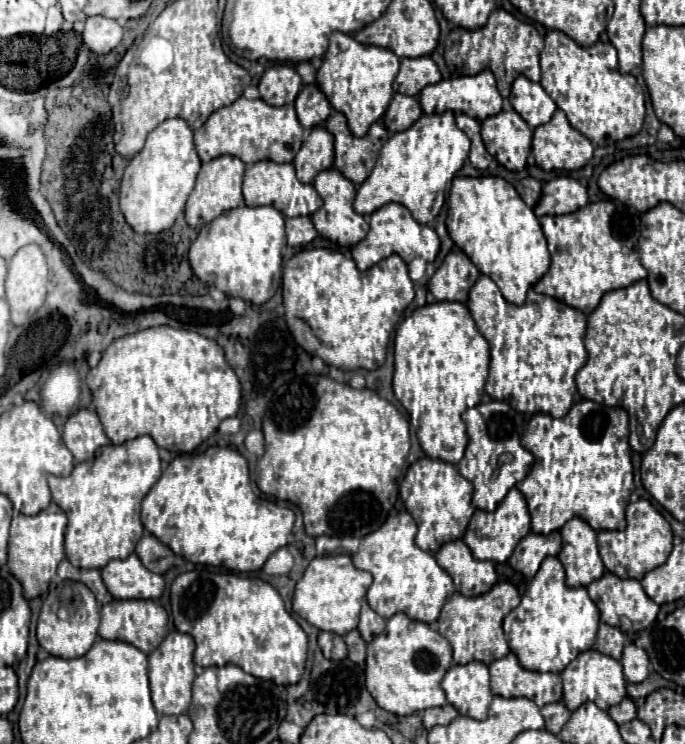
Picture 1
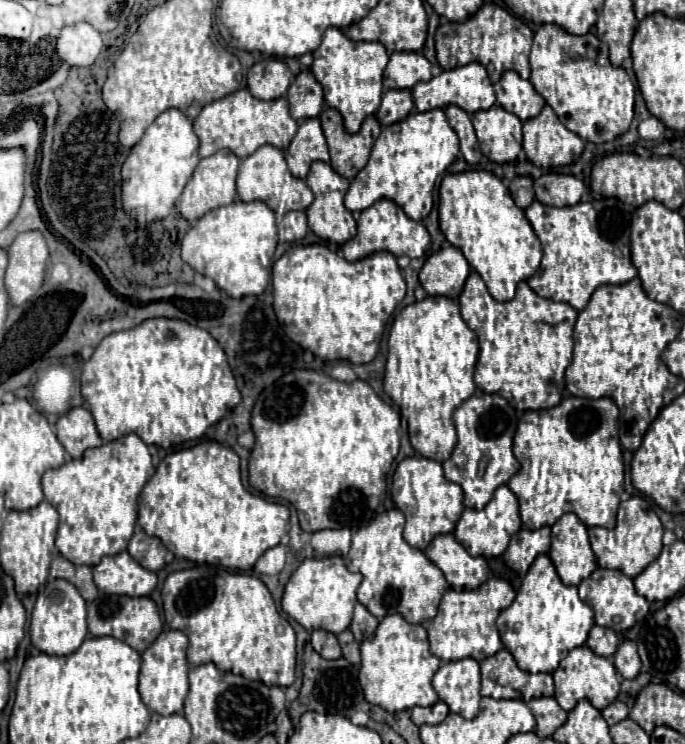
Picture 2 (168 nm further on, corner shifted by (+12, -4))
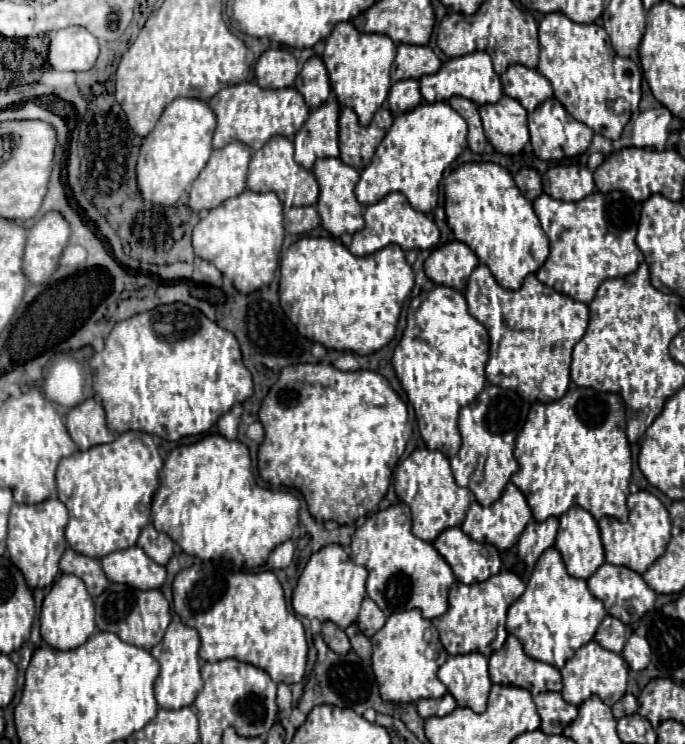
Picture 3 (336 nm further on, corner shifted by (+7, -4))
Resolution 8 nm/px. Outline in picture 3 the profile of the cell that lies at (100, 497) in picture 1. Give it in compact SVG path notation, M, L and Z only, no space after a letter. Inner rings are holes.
M143 431L123 433L113 443L95 445L93 449L77 451L71 457L61 459L57 467L57 495L59 501L69 509L69 523L65 529L65 539L69 547L93 559L103 559L113 551L133 547L137 543L141 529L149 523L151 497L159 485L161 467L163 459L157 451L157 445L151 439L151 435Z

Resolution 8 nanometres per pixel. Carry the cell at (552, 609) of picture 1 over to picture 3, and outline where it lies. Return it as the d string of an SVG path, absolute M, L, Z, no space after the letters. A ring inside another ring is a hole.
M553 547L541 555L541 561L537 561L525 593L509 607L507 633L521 641L525 653L531 659L561 669L581 645L595 637L595 631L605 615L607 613L601 601L589 593L587 581L571 577L561 561L561 555Z

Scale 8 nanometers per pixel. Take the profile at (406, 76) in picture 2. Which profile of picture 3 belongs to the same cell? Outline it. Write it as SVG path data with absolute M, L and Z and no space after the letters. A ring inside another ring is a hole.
M399 45L397 57L391 67L391 81L421 79L423 75L433 75L441 67L439 57L427 45Z

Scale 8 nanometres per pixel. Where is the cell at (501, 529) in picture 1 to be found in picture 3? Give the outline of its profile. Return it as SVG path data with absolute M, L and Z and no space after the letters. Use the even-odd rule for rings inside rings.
M509 483L507 489L503 491L503 495L493 505L481 507L479 503L473 503L469 507L469 511L467 511L467 517L465 517L463 525L461 525L461 529L473 541L489 543L489 545L495 545L497 549L503 551L503 549L513 547L519 541L519 537L521 537L521 533L523 533L523 529L525 529L525 525L529 521L531 521L531 509L529 509L529 505L525 501L525 495L513 483Z

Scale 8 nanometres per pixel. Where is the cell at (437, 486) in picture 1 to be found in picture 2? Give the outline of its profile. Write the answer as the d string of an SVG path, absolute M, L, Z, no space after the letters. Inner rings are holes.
M406 457L398 463L392 477L392 499L396 507L406 515L404 539L418 549L426 549L428 543L442 533L452 533L456 521L464 511L464 493L460 485L448 481L442 471L442 463L426 457Z

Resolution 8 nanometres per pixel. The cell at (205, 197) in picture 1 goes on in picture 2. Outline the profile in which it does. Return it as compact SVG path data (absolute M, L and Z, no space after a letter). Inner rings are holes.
M220 149L218 153L214 153L214 155L206 157L206 159L200 159L192 179L188 181L188 185L182 191L182 197L180 197L180 203L178 203L180 215L184 219L188 219L188 221L198 221L210 209L232 203L236 199L238 163L240 163L240 159L232 151L228 151L228 149Z

